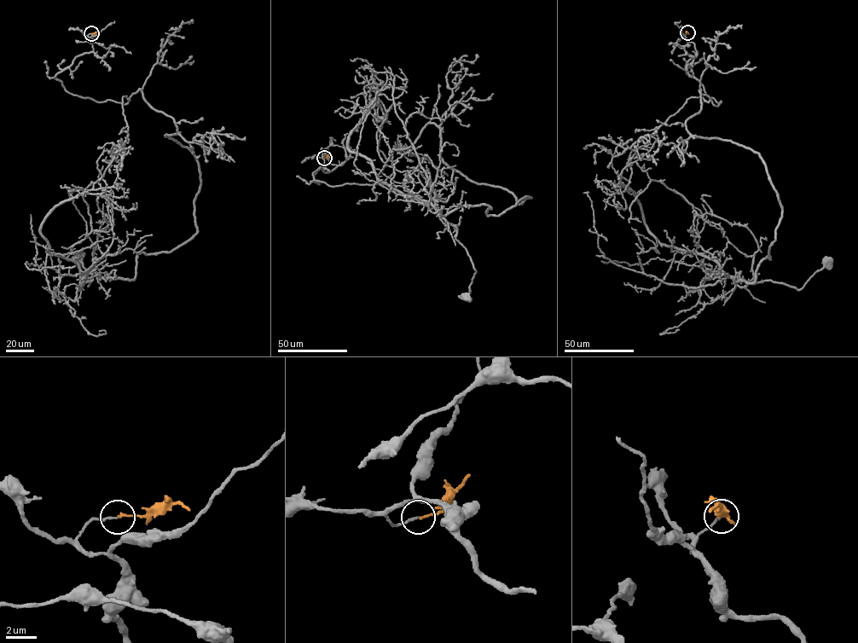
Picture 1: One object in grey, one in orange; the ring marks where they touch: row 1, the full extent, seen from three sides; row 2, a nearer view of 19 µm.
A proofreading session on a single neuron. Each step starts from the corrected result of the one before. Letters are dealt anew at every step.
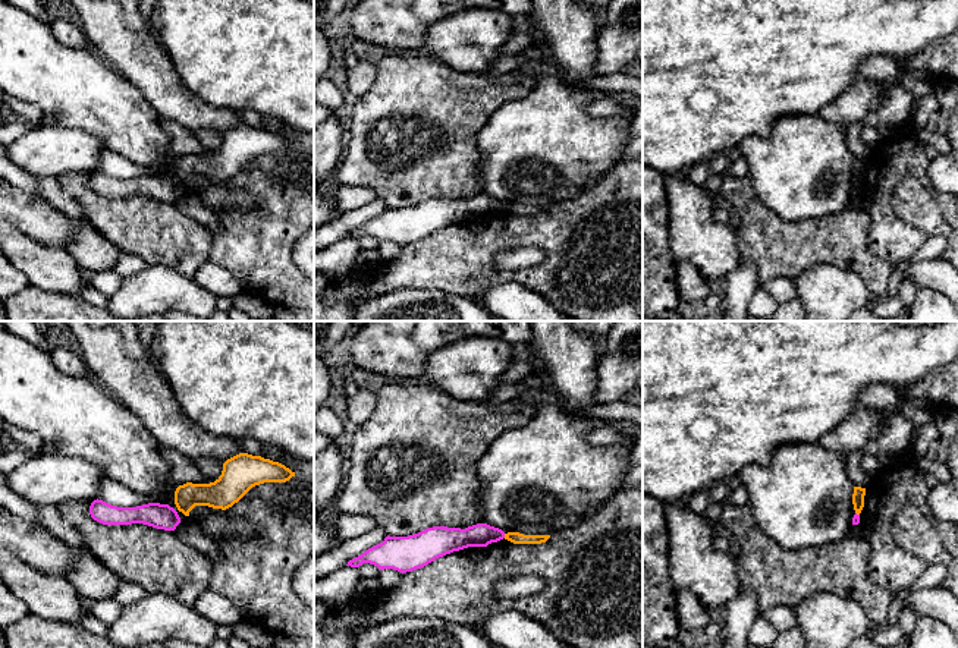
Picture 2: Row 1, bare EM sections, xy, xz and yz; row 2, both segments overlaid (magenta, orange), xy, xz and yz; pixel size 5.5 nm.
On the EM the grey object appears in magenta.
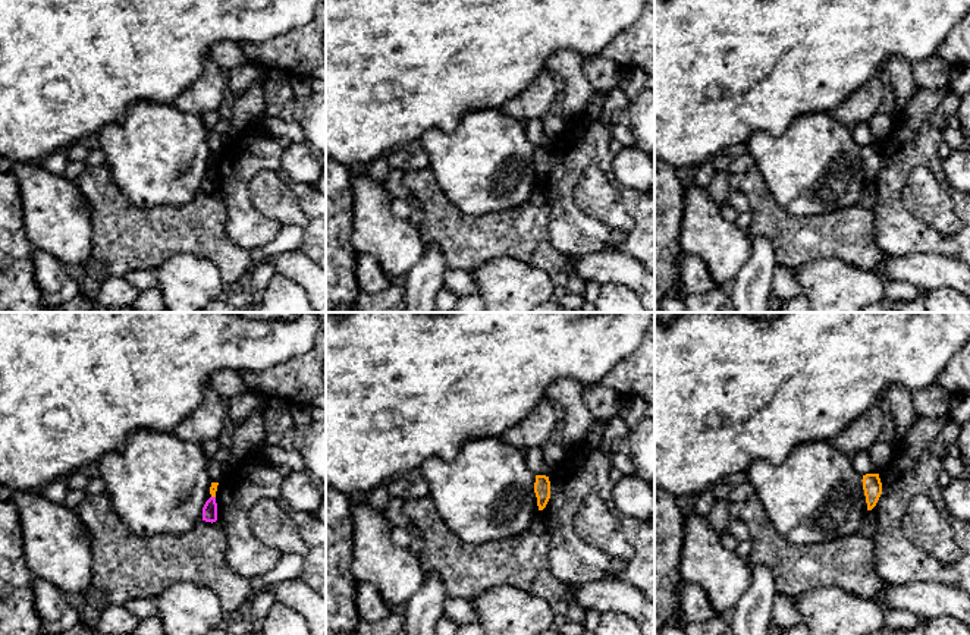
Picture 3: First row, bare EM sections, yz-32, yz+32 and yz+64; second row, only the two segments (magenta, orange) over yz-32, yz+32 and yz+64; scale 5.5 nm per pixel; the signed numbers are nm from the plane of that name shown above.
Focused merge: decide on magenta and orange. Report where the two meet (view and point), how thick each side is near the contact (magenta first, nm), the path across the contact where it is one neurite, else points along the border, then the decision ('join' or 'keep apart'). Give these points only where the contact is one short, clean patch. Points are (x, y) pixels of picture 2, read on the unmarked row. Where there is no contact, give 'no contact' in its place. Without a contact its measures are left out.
contact xz (503, 207); calibres 130 and 60 nm; border xz (503, 205), (505, 208); keep apart

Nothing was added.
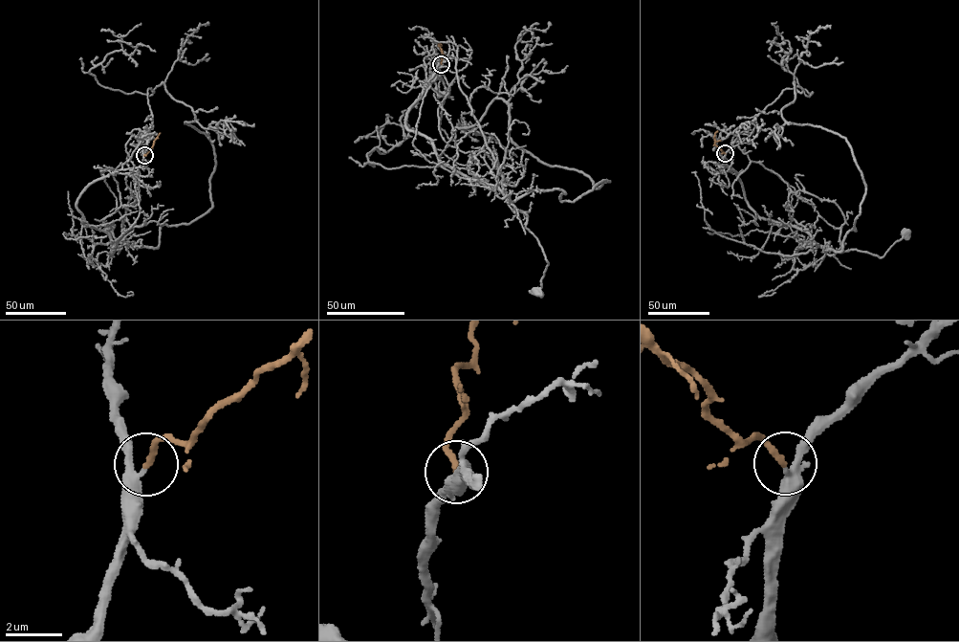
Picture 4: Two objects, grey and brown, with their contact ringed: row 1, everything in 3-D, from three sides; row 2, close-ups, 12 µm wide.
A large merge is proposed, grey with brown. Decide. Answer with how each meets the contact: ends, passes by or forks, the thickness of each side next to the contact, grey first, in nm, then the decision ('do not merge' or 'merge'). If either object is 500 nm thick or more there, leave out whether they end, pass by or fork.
grey forks there; brown ends there; 240 nm thick on the grey side, 220 nm on the other; merge

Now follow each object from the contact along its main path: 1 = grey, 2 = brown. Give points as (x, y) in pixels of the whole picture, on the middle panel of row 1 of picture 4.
1: (441, 64), (405, 124), (430, 140), (442, 162), (493, 186), (527, 215), (525, 226), (548, 263), (537, 291)
2: (441, 64), (443, 52), (438, 45), (442, 45)

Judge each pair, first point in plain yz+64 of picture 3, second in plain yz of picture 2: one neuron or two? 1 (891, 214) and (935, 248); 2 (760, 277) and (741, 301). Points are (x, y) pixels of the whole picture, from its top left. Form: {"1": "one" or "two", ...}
{"1": "two", "2": "one"}

